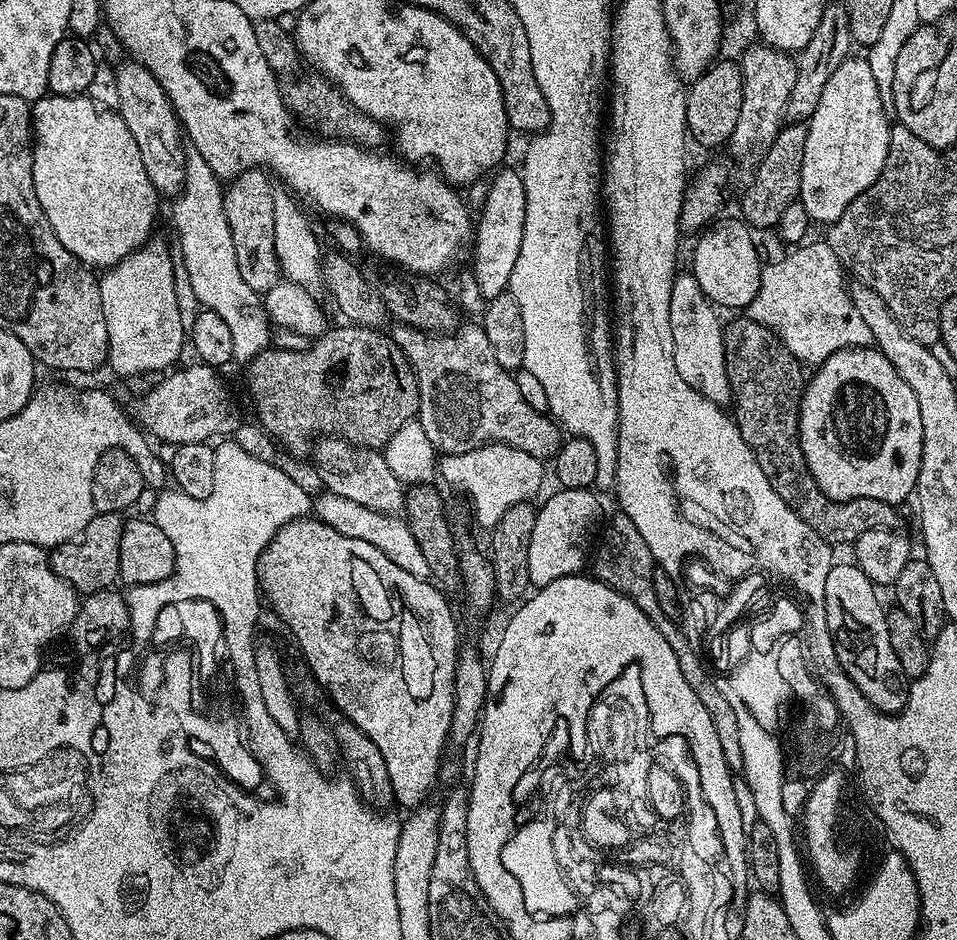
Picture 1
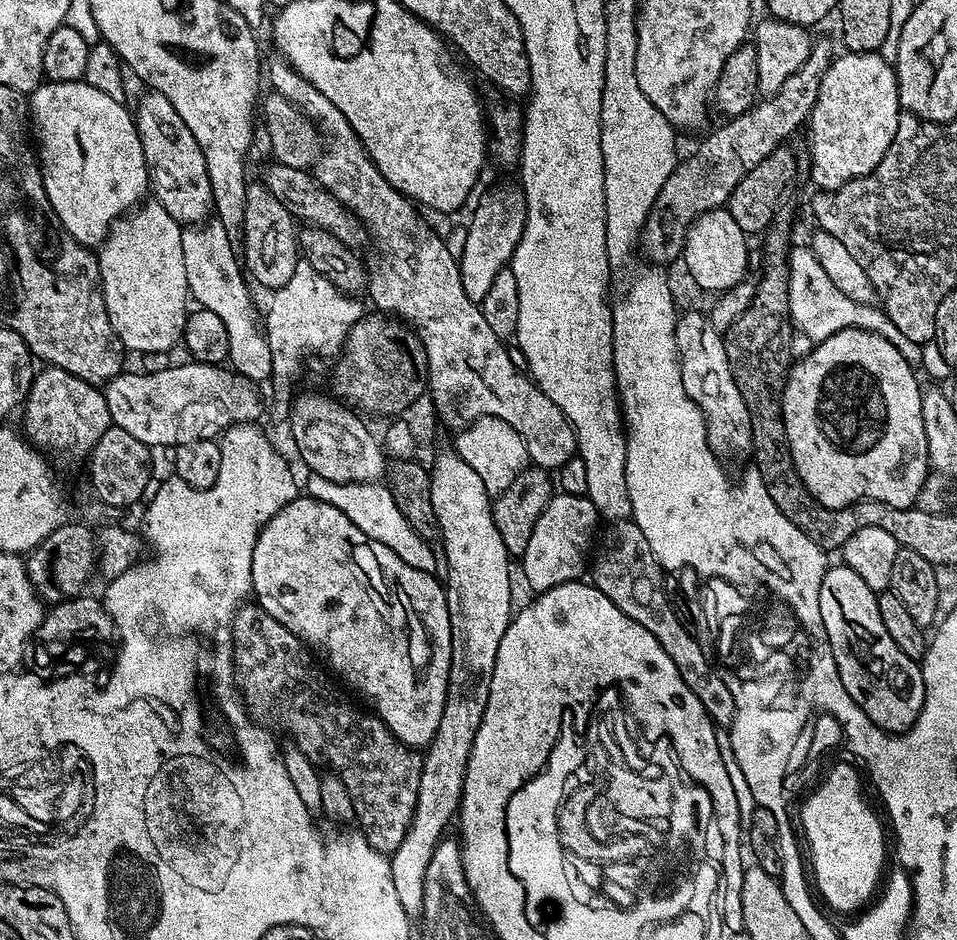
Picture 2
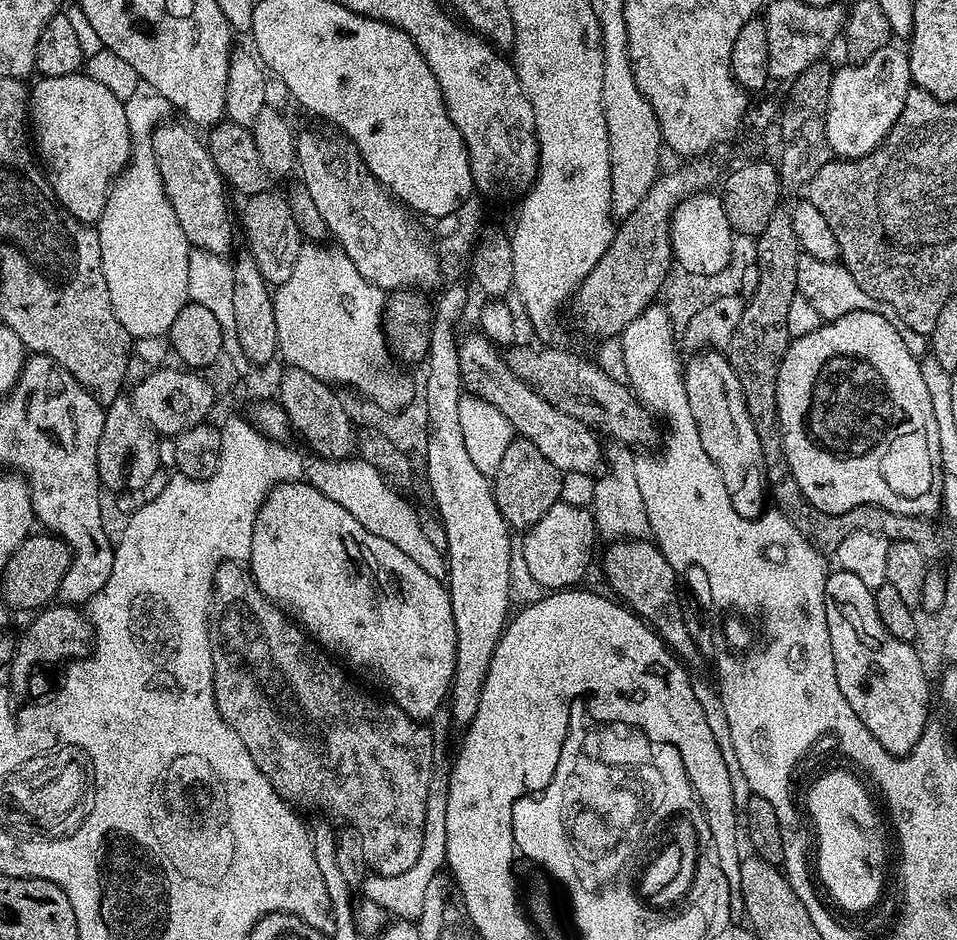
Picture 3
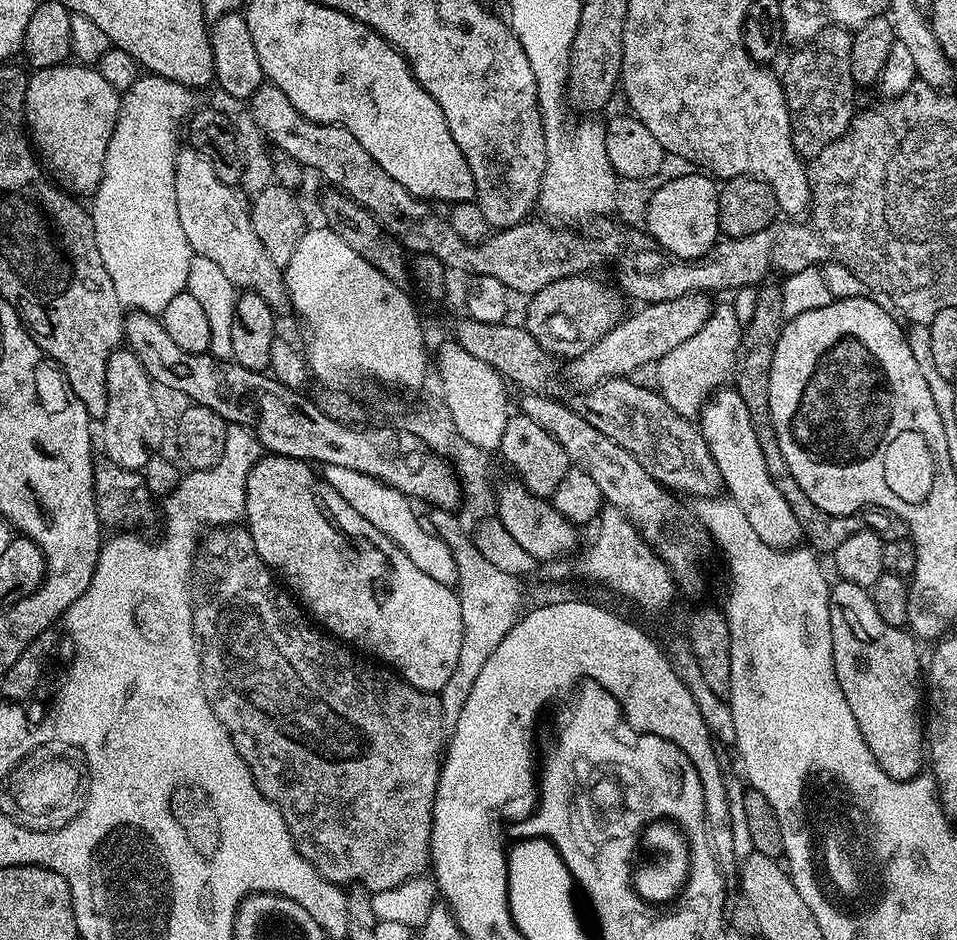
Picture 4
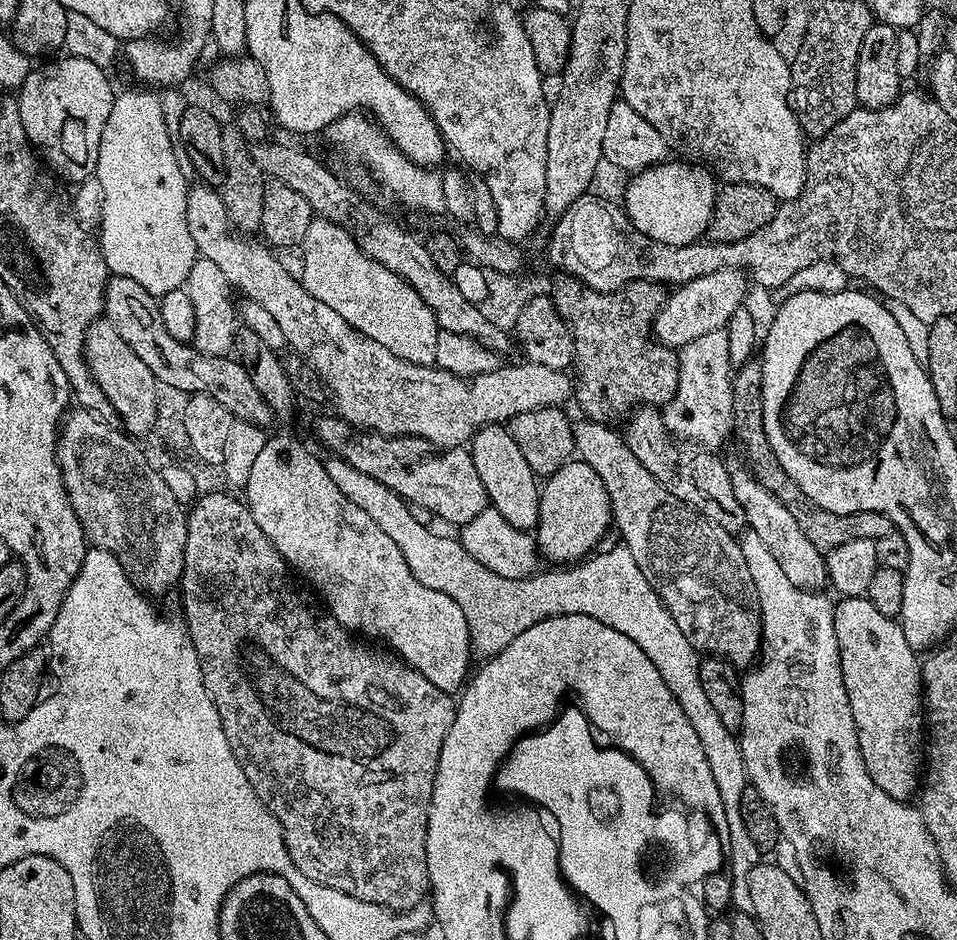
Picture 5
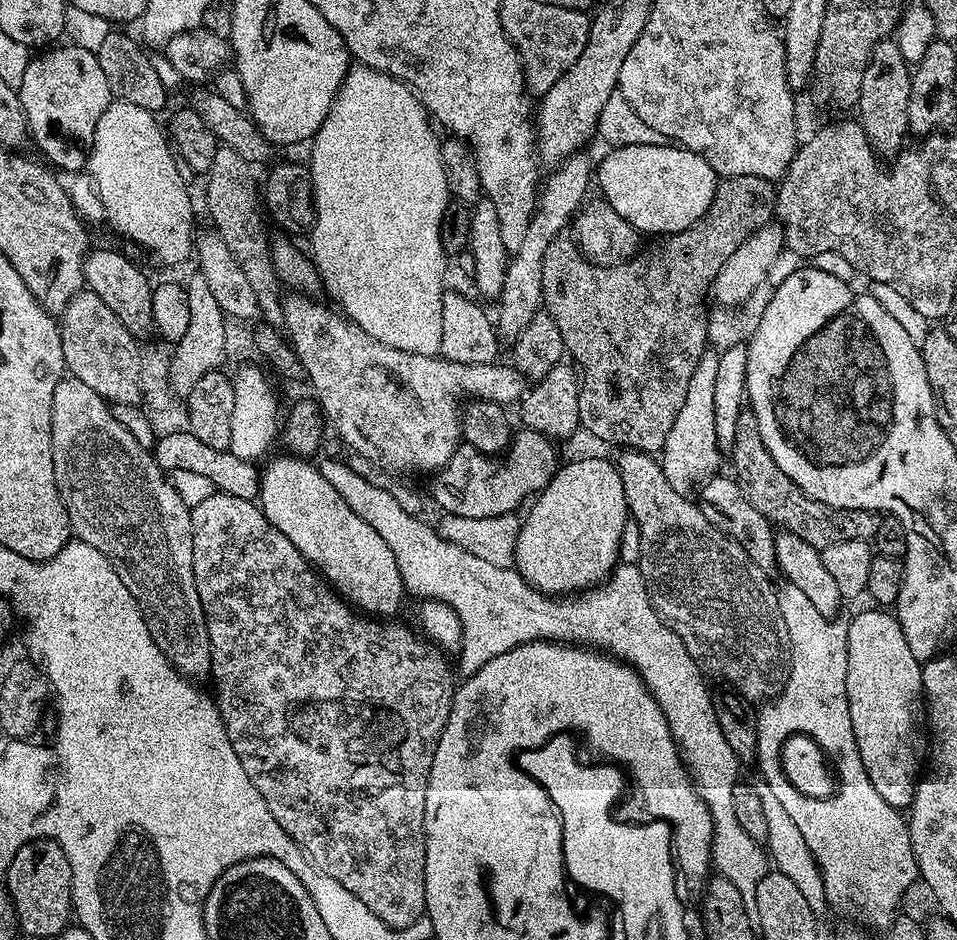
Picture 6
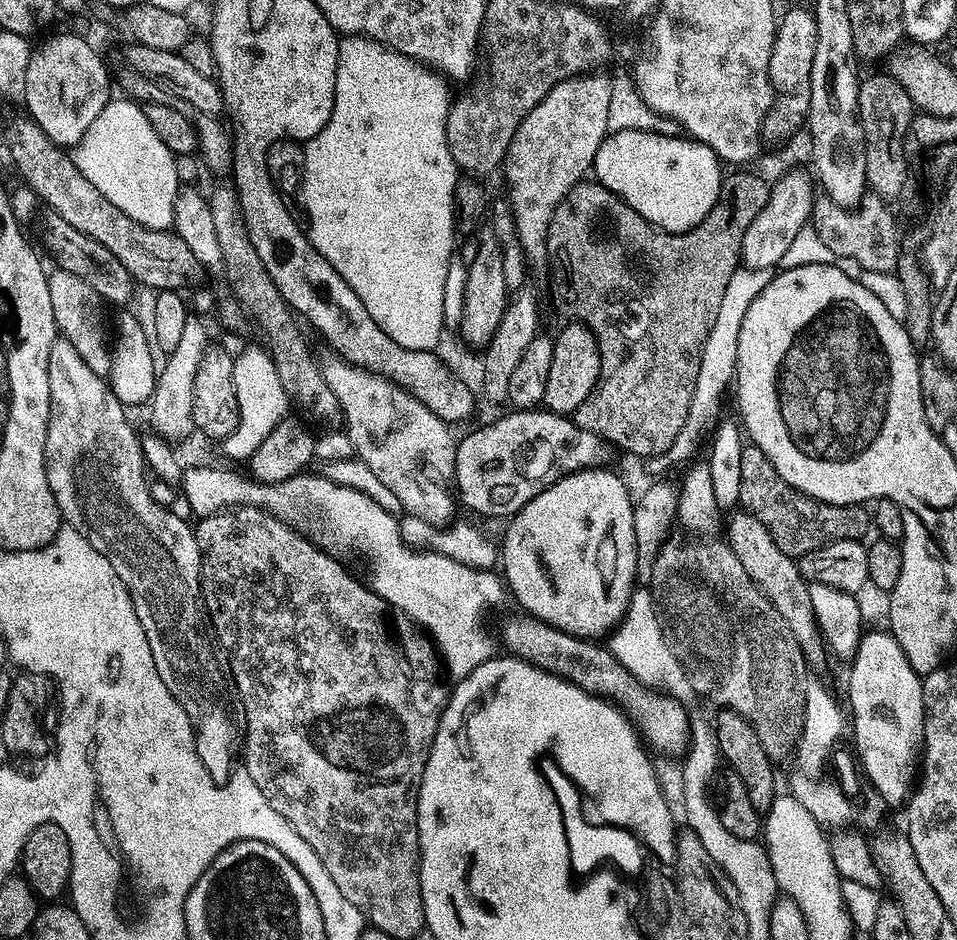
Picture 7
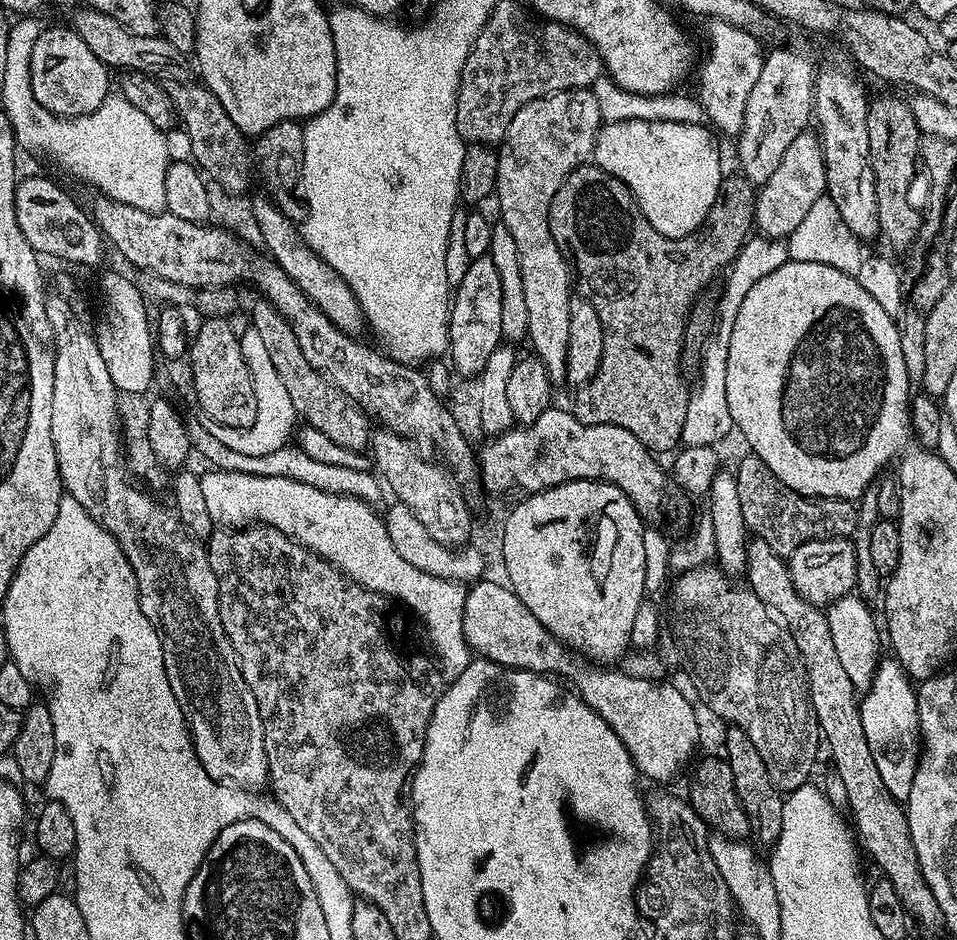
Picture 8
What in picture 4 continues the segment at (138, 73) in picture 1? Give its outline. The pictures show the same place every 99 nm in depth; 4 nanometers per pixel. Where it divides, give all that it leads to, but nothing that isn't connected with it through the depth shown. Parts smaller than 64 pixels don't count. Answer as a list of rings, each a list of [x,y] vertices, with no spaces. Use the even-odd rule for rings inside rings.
[[[190,146],[177,151],[174,162],[174,198],[178,202],[178,222],[182,222],[182,230],[186,234],[186,242],[190,242],[193,253],[202,258],[210,258],[222,269],[222,274],[230,278],[230,282],[238,289],[258,294],[273,310],[289,303],[288,292],[284,289],[284,273],[274,262],[270,262],[270,254],[262,250],[262,242],[258,242],[258,234],[254,234],[254,226],[248,217],[249,209],[240,201],[241,193],[233,185],[222,182],[214,174],[210,162],[198,154]]]

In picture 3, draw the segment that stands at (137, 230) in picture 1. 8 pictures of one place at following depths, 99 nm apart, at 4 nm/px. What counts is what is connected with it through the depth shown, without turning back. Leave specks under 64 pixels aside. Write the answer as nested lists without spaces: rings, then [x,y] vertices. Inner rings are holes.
[[[83,71],[61,76],[40,76],[37,81],[30,88],[28,116],[34,148],[42,161],[48,184],[52,187],[56,200],[71,216],[84,224],[95,225],[106,206],[108,190],[112,187],[114,178],[124,171],[132,157],[132,135],[126,122],[124,101],[116,98],[110,90],[106,90],[101,83],[85,75]]]

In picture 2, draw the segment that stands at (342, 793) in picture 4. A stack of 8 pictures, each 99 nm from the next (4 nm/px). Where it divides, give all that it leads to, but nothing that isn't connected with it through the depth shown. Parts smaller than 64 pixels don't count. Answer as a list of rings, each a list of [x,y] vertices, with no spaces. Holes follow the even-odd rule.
[[[255,602],[245,603],[232,619],[232,666],[236,670],[236,686],[245,709],[253,717],[261,716],[264,720],[281,724],[309,759],[316,762],[321,756],[331,771],[342,778],[346,790],[350,790],[355,823],[360,823],[357,824],[359,831],[363,832],[370,846],[385,854],[396,852],[398,846],[402,846],[402,838],[406,838],[406,830],[410,830],[410,822],[414,818],[414,806],[418,802],[418,778],[424,765],[421,753],[394,738],[379,716],[368,710],[359,712],[350,701],[343,700],[339,690],[328,681],[329,673],[317,663],[307,646],[290,634],[282,622],[270,618],[270,614],[266,614],[266,610],[262,610]]]

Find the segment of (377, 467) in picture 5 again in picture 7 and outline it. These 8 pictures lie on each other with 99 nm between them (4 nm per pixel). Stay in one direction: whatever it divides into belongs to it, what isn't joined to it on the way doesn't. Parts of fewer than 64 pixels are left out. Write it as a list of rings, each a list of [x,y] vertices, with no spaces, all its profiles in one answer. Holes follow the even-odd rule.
[[[508,410],[505,416],[497,418],[493,424],[484,424],[473,432],[459,437],[456,446],[456,479],[454,491],[459,503],[480,516],[504,516],[511,518],[526,506],[542,490],[572,472],[581,472],[583,468],[595,468],[603,465],[605,441],[590,430],[582,430],[575,419],[559,416],[547,410]]]

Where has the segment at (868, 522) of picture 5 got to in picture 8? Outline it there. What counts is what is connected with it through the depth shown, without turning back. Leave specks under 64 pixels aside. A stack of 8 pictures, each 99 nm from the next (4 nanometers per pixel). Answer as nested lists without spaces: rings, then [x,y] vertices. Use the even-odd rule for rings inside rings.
[[[754,454],[747,455],[742,457],[740,465],[734,468],[745,526],[755,539],[766,542],[766,546],[770,546],[774,554],[787,558],[794,554],[794,550],[798,550],[798,546],[811,540],[846,540],[855,537],[860,521],[860,510],[851,499],[798,494],[795,488],[786,486],[786,482],[782,482],[782,478],[778,478],[774,470],[770,470],[770,466],[762,462],[762,458]]]

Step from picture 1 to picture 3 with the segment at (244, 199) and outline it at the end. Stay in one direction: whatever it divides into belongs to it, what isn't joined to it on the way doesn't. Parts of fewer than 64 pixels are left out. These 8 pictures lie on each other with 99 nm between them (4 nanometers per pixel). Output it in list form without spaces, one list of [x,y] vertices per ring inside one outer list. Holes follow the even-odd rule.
[[[269,190],[262,194],[254,194],[243,201],[244,209],[238,212],[238,220],[244,223],[244,236],[248,239],[247,251],[252,253],[254,262],[258,262],[258,270],[262,270],[262,278],[269,286],[284,284],[293,273],[294,262],[298,262],[298,254],[302,247],[302,235],[295,225],[290,206],[283,195]]]

